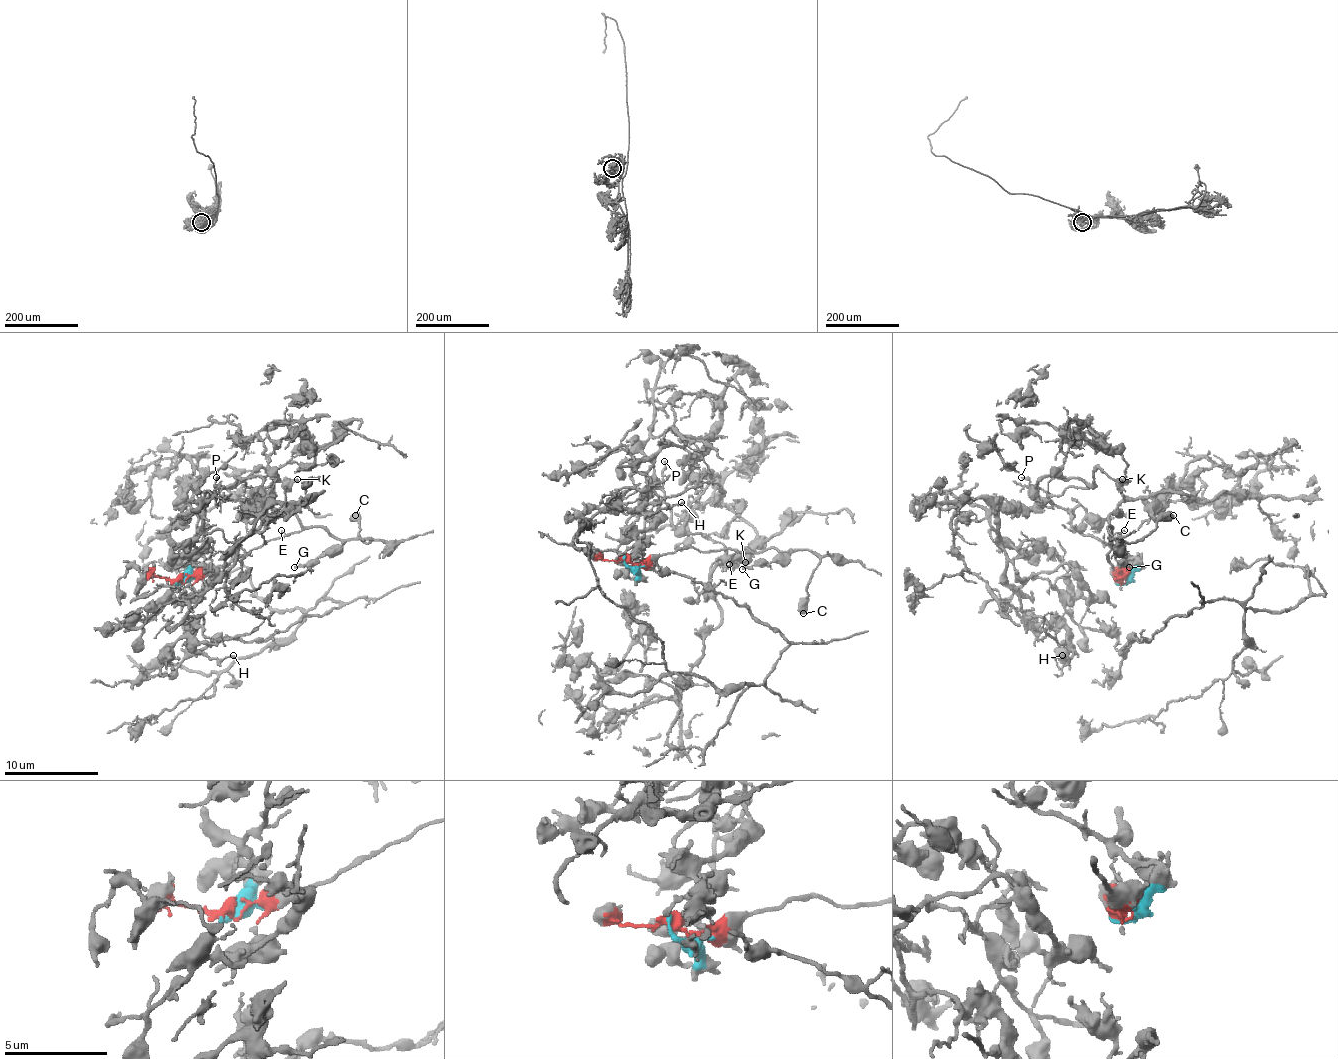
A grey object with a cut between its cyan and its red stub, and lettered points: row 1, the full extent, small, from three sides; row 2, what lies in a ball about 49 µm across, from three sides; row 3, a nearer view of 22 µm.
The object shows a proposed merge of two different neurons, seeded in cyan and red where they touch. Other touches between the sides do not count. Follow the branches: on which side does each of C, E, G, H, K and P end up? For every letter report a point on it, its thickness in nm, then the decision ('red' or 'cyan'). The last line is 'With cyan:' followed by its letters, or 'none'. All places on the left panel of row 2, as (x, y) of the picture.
C: (355, 515) | 600 nm | red
E: (281, 530) | 90 nm | red
G: (294, 567) | 180 nm | red
H: (233, 655) | 140 nm | cyan
K: (297, 479) | 380 nm | cyan
P: (216, 477) | 190 nm | cyan
With cyan: H, K, P

